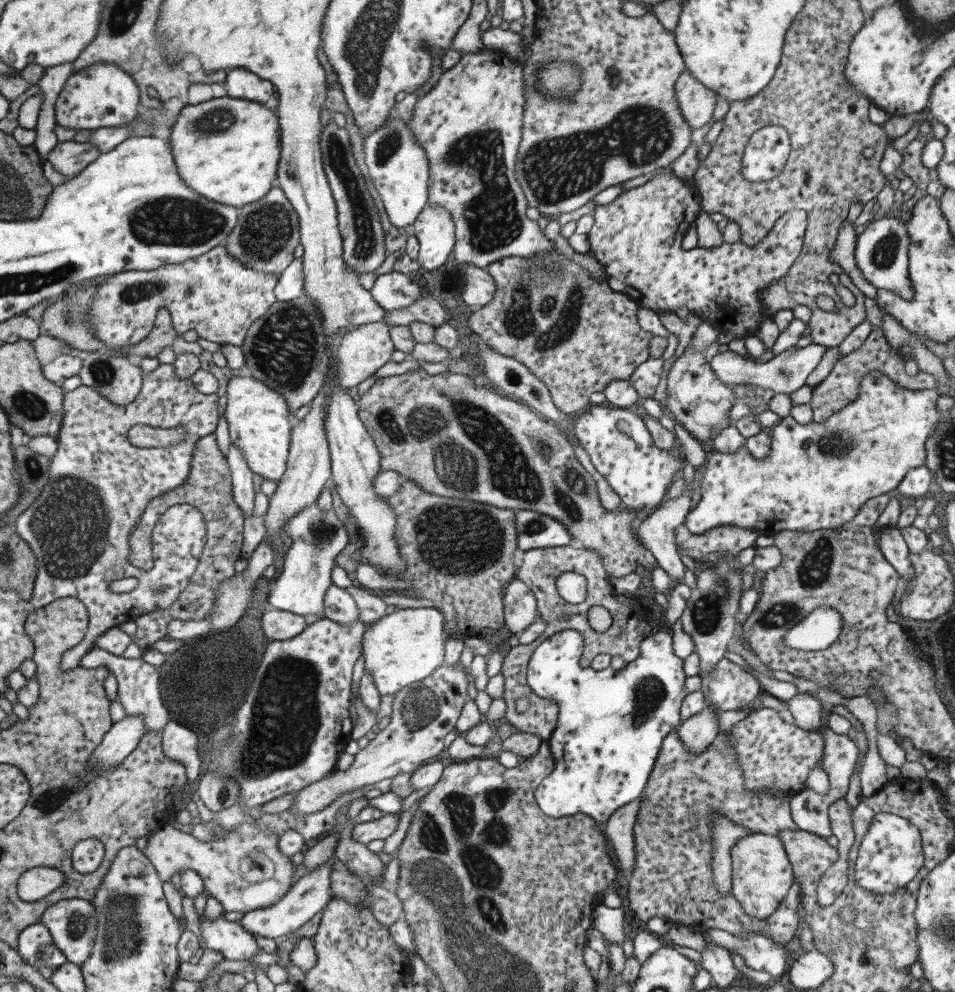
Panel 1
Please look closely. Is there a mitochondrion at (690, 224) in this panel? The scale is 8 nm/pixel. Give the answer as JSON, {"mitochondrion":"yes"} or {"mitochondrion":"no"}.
{"mitochondrion":"no"}

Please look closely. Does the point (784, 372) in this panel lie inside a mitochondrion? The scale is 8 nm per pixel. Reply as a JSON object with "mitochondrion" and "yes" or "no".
{"mitochondrion":"yes"}

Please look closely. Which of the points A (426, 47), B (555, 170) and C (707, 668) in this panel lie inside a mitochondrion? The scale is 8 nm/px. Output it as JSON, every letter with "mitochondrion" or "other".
{"A":"other","B":"mitochondrion","C":"other"}

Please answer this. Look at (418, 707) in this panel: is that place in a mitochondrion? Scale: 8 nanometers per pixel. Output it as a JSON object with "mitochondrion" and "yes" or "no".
{"mitochondrion":"yes"}

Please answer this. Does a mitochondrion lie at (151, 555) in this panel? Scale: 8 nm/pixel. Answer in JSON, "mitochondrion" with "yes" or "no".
{"mitochondrion":"no"}

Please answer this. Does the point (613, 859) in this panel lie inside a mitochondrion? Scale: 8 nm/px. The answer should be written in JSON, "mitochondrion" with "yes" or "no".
{"mitochondrion":"no"}

